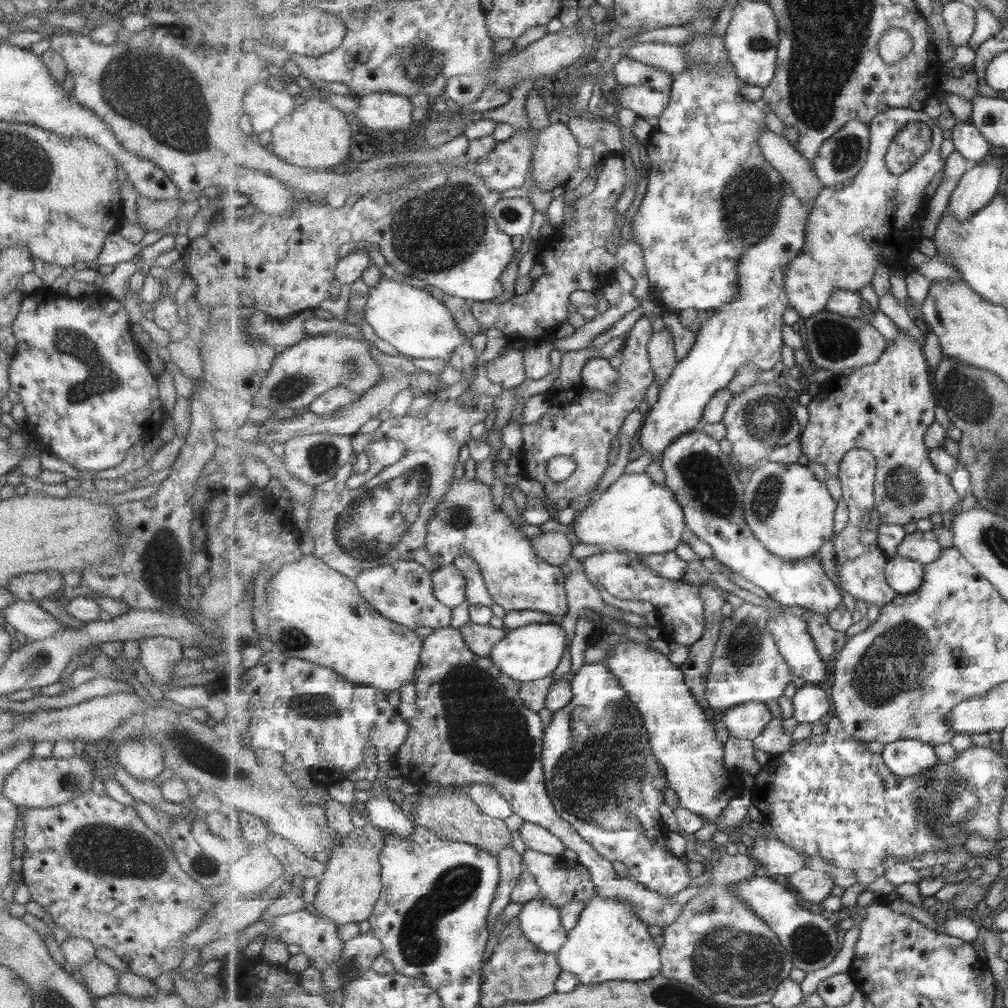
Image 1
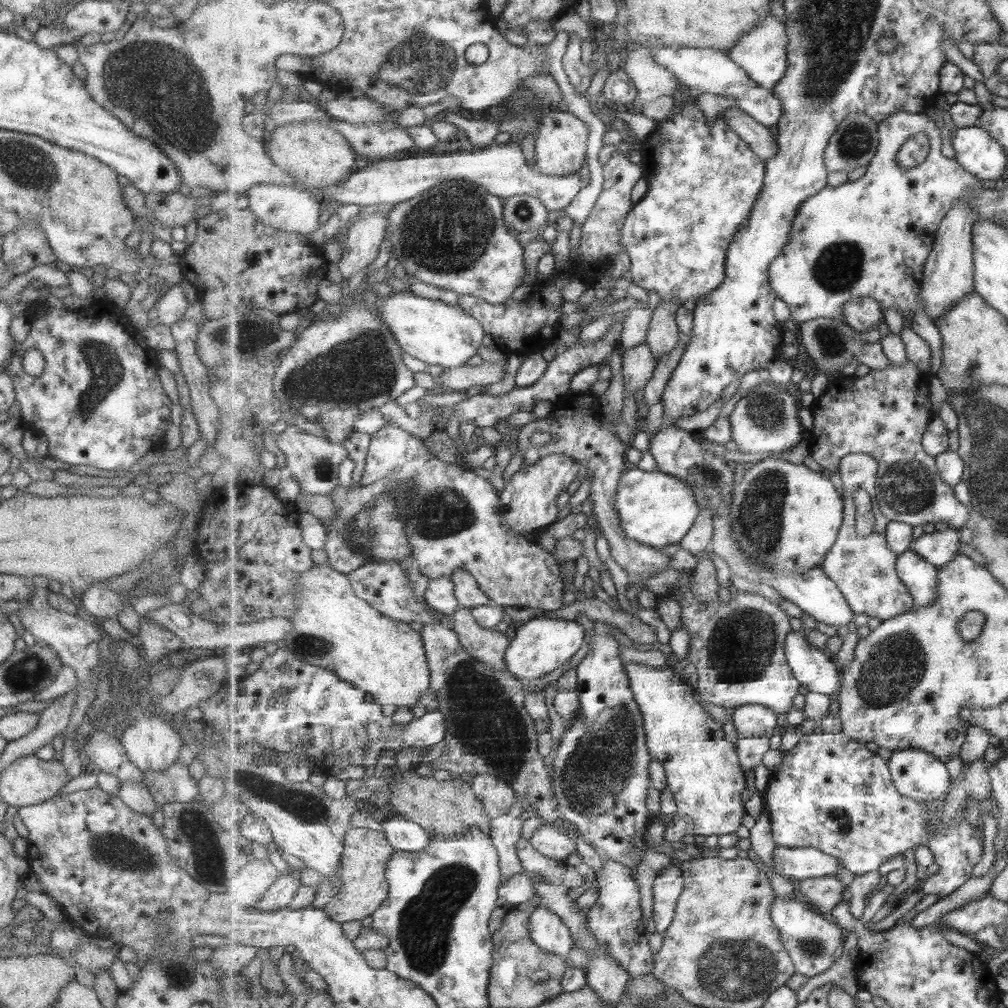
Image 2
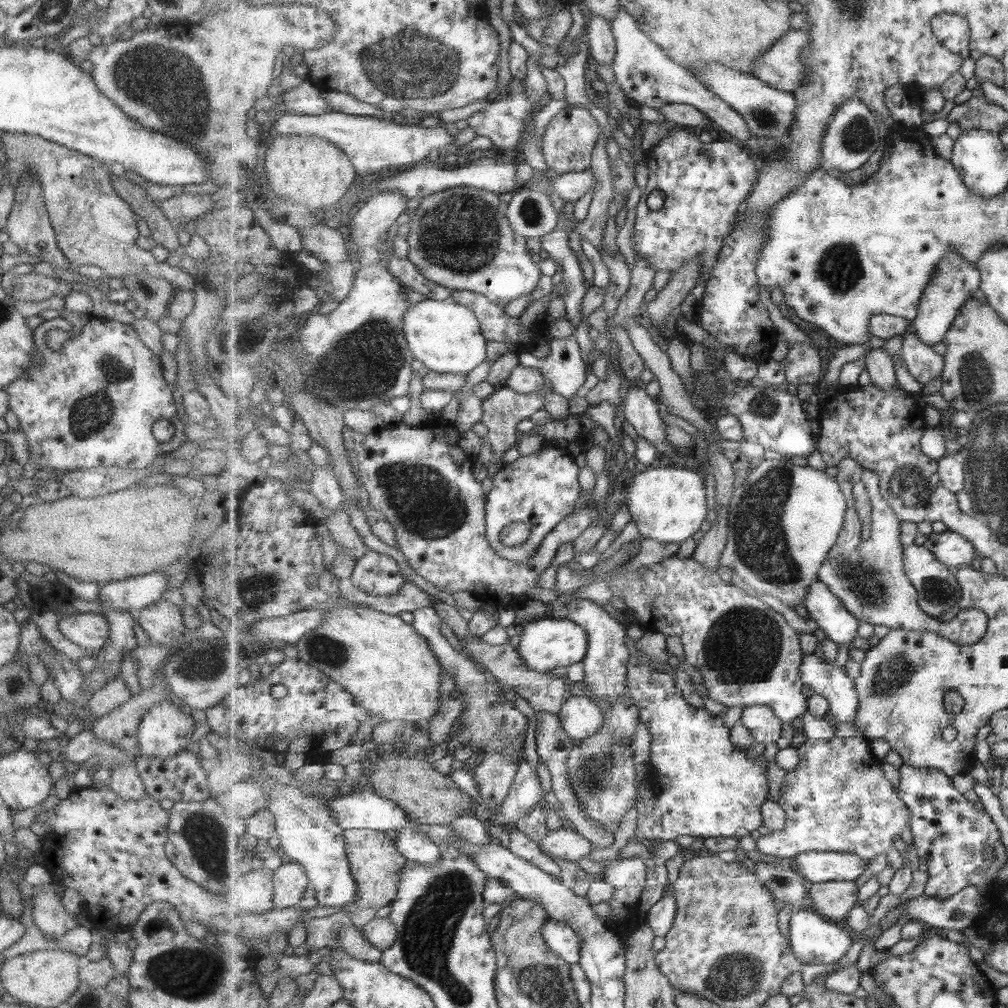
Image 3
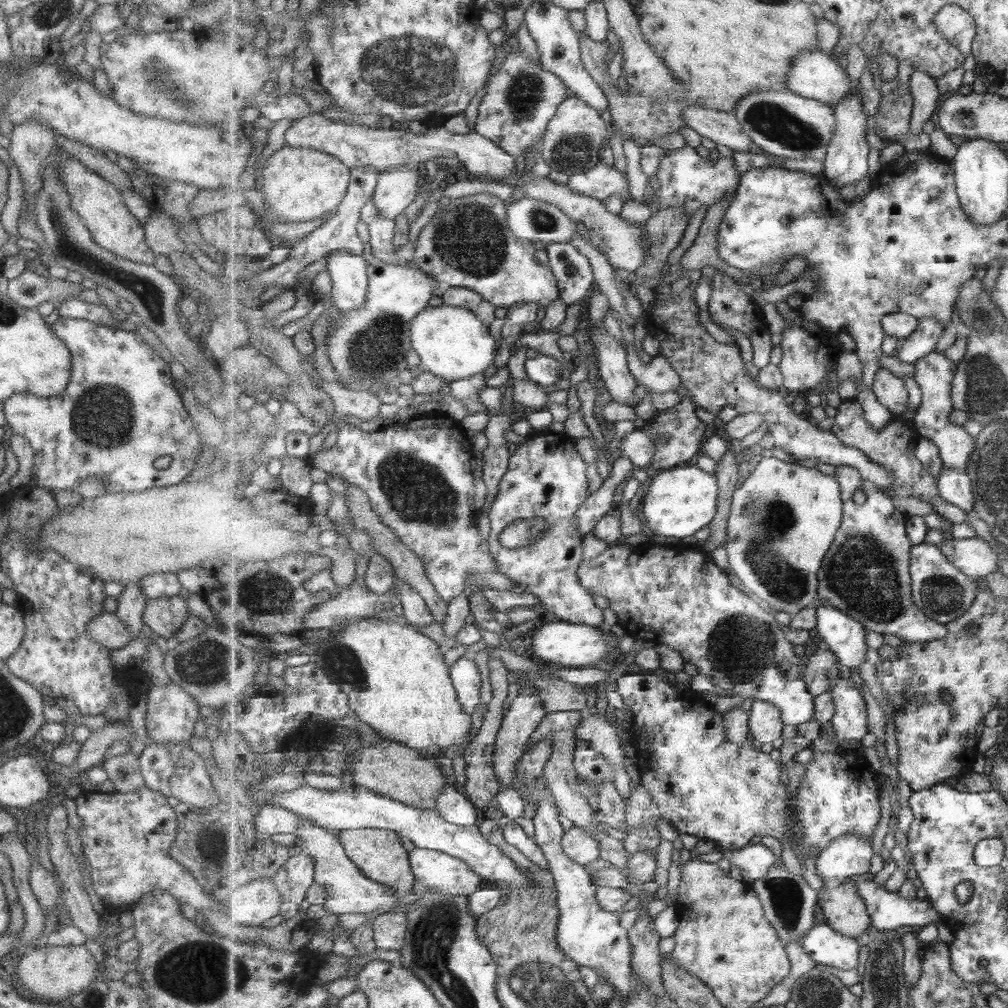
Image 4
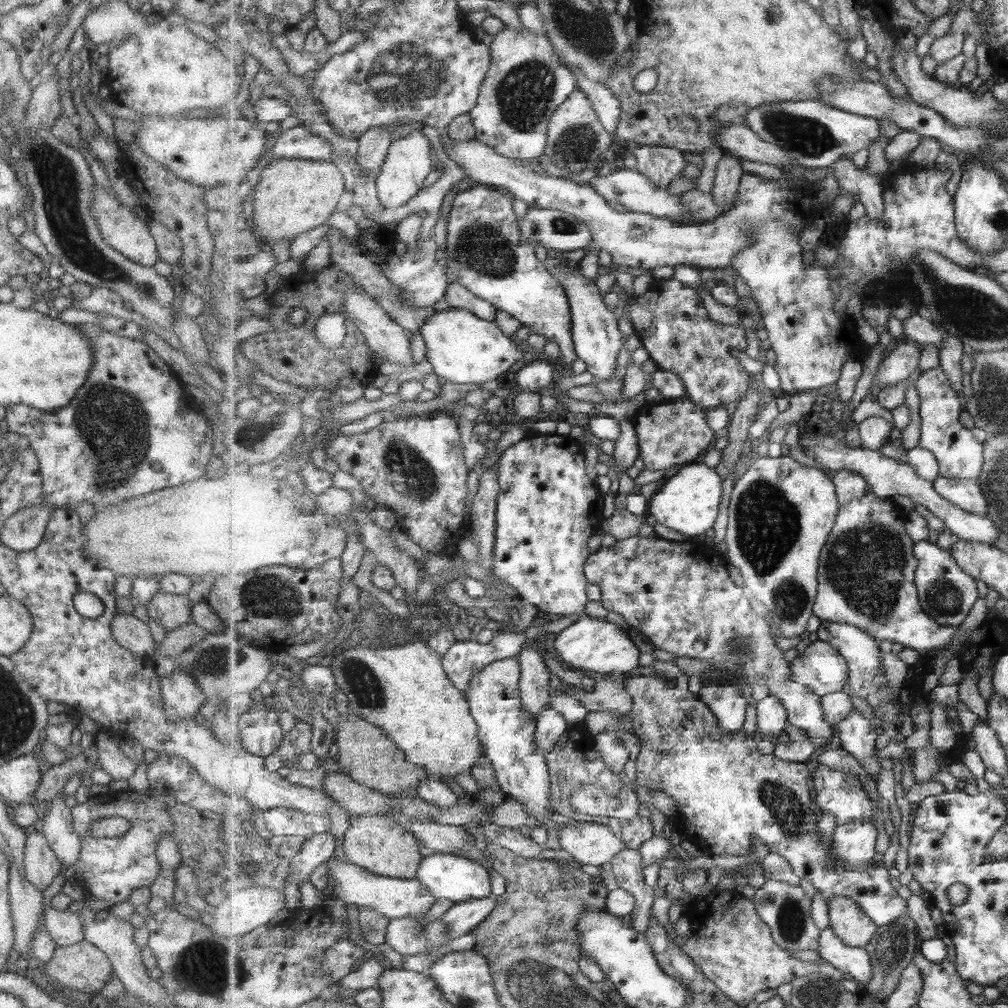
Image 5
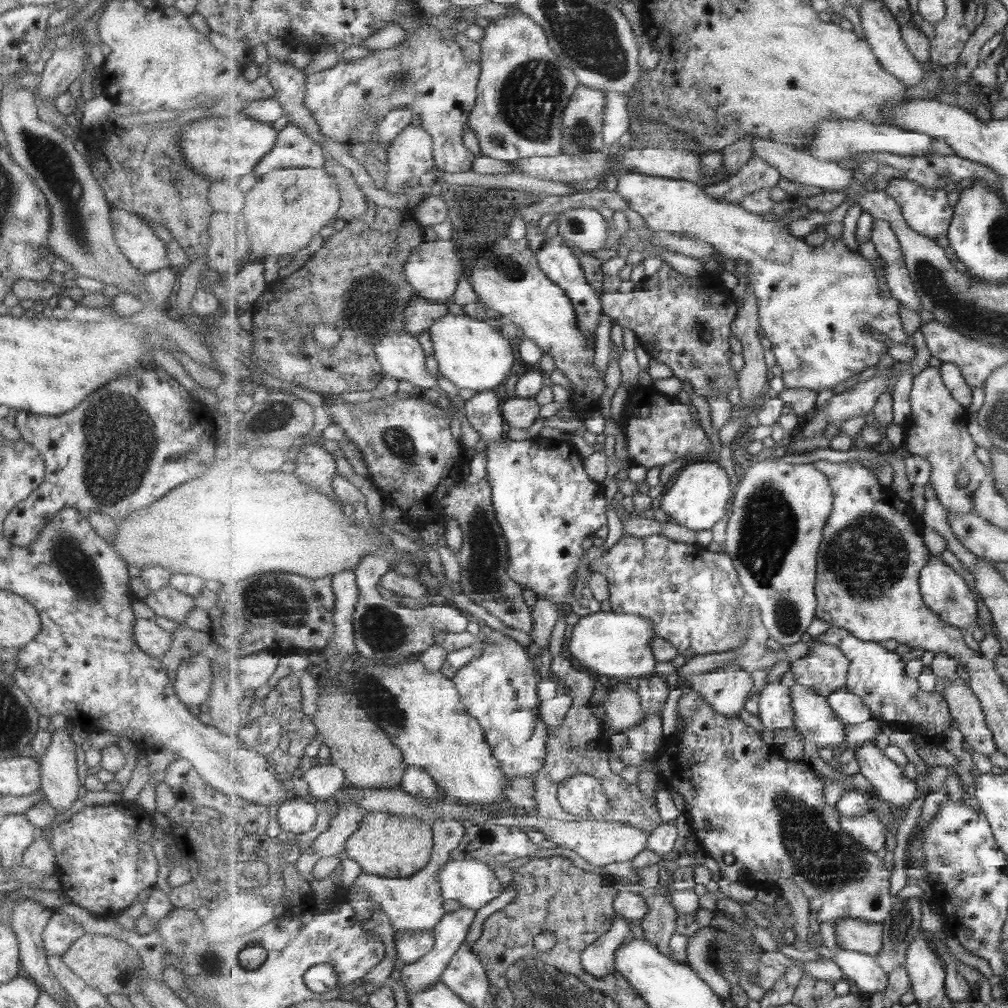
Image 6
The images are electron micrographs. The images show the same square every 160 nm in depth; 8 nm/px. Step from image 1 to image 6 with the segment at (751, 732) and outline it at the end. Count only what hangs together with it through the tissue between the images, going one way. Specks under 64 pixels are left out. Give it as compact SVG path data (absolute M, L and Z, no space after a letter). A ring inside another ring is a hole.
M780 682L766 683L757 699L759 719L766 728L779 730L794 726L796 716L789 687Z

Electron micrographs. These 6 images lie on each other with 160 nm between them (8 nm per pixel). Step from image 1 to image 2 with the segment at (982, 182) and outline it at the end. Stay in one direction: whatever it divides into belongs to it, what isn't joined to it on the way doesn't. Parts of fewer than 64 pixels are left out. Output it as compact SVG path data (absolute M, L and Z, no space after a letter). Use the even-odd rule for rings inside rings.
M961 199L951 210L938 228L938 237L925 265L925 278L921 298L926 302L927 314L935 320L949 307L971 292L975 292L973 229L978 221L979 211L967 199Z

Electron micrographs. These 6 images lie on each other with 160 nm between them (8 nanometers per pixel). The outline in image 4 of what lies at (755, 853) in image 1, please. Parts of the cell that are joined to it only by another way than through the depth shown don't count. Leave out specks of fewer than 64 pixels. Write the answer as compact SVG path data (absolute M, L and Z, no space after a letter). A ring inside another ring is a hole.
M848 834L817 854L816 874L828 885L855 882L856 877L868 874L873 856L872 840Z

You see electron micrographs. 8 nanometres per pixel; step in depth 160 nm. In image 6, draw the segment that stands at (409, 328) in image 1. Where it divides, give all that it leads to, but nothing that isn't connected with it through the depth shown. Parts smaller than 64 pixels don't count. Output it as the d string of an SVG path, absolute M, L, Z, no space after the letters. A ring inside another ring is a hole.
M449 314L433 323L429 330L433 344L433 357L437 360L440 374L447 378L457 388L469 388L476 392L499 390L511 374L511 368L515 364L515 352L513 352L513 340L505 338L497 327L487 322L474 319L468 315L455 316Z

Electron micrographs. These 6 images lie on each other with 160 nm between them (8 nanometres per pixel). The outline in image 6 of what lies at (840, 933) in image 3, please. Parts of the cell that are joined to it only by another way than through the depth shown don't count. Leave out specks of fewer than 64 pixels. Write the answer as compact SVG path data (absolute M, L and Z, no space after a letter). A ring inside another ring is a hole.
M837 948L834 961L840 966L841 971L843 971L846 976L846 980L858 987L860 994L881 994L881 992L889 986L887 972L883 969L881 964L879 964L880 960L876 955Z

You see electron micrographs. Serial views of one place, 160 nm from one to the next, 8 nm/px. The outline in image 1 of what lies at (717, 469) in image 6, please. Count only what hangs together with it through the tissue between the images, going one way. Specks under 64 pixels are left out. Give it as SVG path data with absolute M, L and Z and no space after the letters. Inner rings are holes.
M646 472L623 474L602 493L597 502L575 518L571 536L575 542L599 545L604 552L663 554L673 552L688 530L683 507L665 484L657 484Z

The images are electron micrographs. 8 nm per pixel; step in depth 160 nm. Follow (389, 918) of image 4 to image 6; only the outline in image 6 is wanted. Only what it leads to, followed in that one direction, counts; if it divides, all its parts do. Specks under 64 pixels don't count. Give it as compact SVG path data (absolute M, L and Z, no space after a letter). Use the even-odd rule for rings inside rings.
M430 930L399 931L396 933L396 947L400 960L405 963L417 962L433 950L434 933Z

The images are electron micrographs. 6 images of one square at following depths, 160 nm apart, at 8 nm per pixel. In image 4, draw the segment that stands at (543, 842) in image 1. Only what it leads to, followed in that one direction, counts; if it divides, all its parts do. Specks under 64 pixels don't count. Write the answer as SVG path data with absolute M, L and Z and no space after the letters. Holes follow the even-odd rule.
M575 826L566 830L562 847L575 862L583 866L599 859L602 852L597 838L591 836L585 829Z

